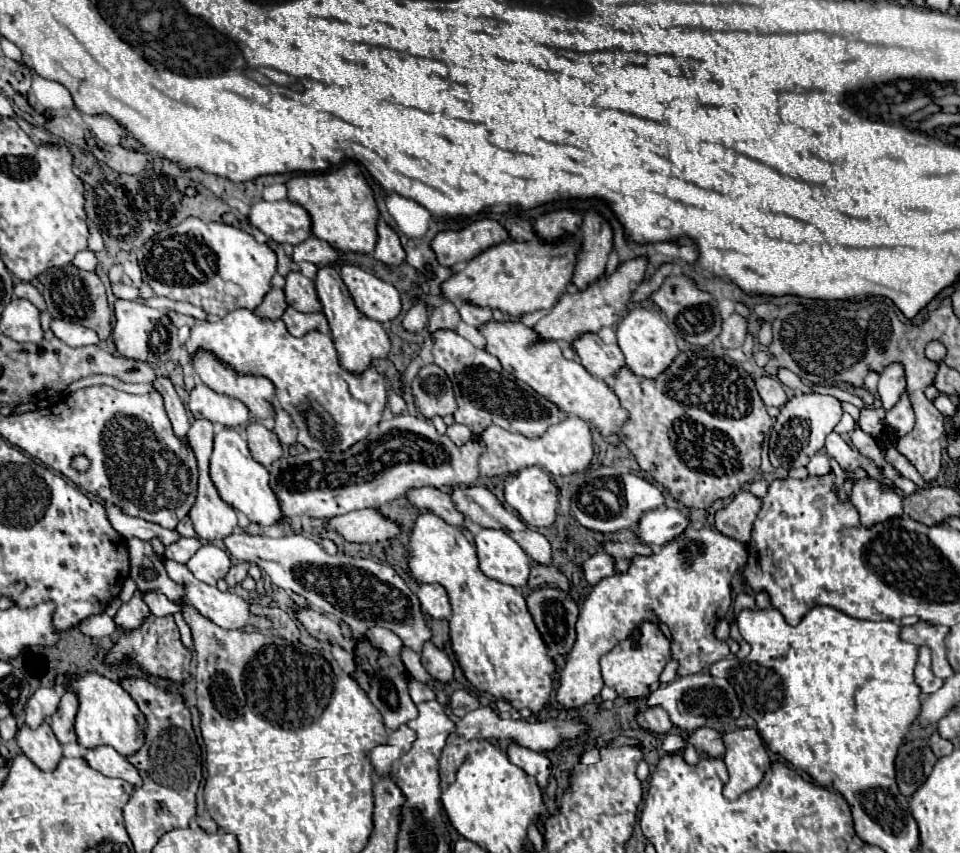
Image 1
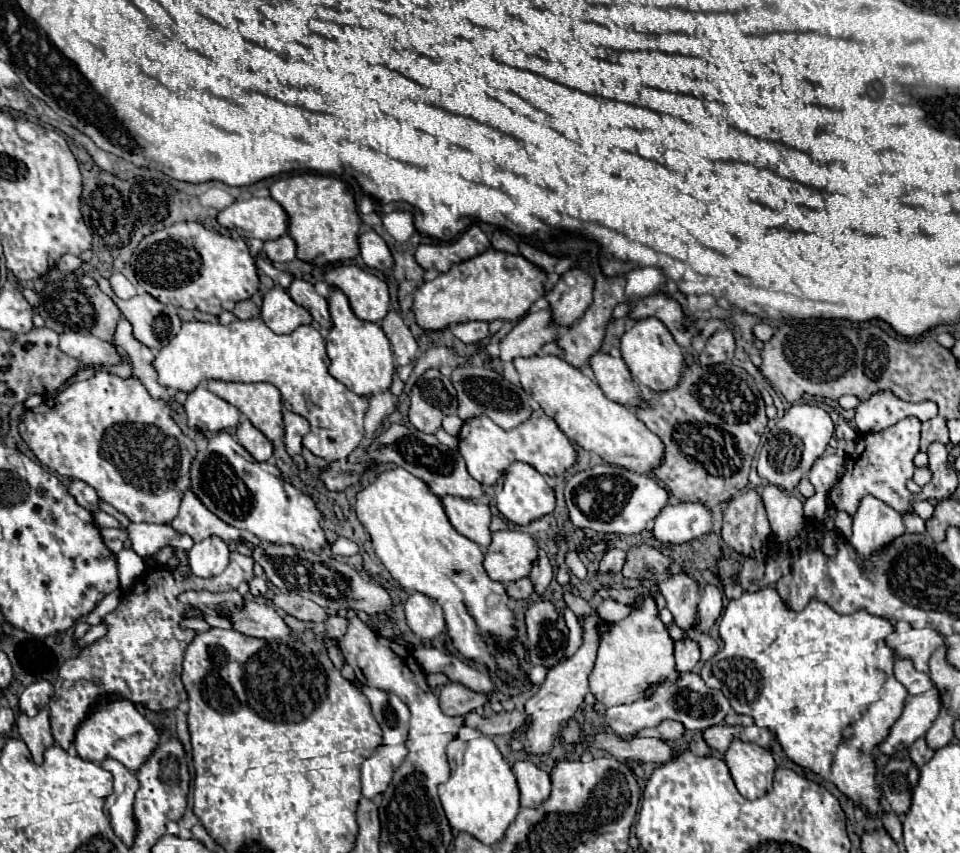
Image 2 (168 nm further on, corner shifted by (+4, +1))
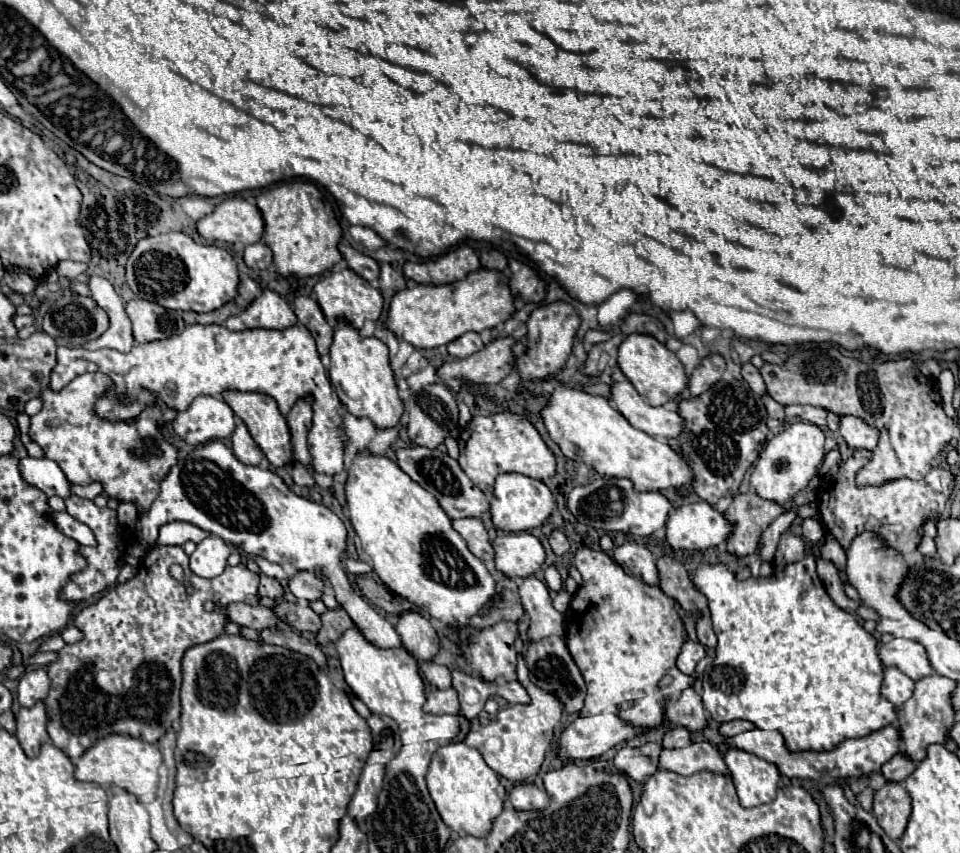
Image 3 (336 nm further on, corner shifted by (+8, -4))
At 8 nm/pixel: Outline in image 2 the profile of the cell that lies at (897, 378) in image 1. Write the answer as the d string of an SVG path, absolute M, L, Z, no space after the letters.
M878 392L872 398L860 402L854 408L856 426L862 434L874 434L878 430L886 430L902 418L916 416L920 420L928 420L938 414L938 407L932 401L919 404L908 404L896 398L892 392Z

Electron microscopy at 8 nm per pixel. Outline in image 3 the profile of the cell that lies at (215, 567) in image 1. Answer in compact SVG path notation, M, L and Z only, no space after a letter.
M206 537L196 545L196 551L190 555L190 569L198 577L218 577L224 571L230 553L232 549L220 537Z

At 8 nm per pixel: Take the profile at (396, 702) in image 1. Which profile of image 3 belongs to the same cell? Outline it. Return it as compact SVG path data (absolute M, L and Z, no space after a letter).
M372 713L368 717L368 725L372 729L374 739L374 749L368 757L368 763L388 763L400 749L398 723L392 717Z

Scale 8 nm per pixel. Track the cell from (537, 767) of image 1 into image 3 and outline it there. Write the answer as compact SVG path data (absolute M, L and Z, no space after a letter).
M516 783L508 795L514 809L520 811L532 811L532 809L544 809L550 803L550 797L544 789L536 787L534 783Z

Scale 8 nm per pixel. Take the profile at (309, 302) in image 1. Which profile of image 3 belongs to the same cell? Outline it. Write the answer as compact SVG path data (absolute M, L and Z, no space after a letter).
M296 297L292 303L292 309L298 317L298 321L310 329L310 333L316 339L318 345L318 353L326 355L330 345L332 345L332 325L328 323L328 319L324 317L322 309L318 307L318 303L312 297Z

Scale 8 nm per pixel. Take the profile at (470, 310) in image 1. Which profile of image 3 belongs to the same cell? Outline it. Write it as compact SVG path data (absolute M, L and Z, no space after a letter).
M464 333L458 339L454 339L452 343L448 343L448 353L456 359L464 359L476 351L480 351L484 347L484 341L480 337L480 333Z

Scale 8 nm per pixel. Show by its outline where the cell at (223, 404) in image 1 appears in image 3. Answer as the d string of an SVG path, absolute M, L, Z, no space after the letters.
M200 395L192 401L192 405L186 411L180 411L172 423L174 431L186 439L186 443L190 445L198 445L198 443L206 443L210 439L224 439L234 431L234 411L230 409L228 403L224 403L218 397L212 395Z

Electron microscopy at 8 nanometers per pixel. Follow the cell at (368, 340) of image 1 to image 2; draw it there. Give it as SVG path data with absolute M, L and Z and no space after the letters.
M330 288L328 306L332 314L332 330L328 332L326 338L328 356L332 360L330 374L358 396L372 398L374 394L386 392L394 378L394 356L392 356L390 340L386 338L384 330L374 322L362 322L350 310L346 296L338 288Z

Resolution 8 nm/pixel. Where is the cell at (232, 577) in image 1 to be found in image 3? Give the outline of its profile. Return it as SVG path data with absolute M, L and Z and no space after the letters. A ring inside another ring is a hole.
M152 547L150 563L142 563L138 573L114 589L108 591L98 603L90 605L92 619L86 623L86 609L82 609L74 617L74 625L84 633L84 639L74 645L66 645L58 655L56 663L48 665L48 677L52 681L50 693L44 699L46 715L48 715L48 735L52 743L64 751L68 757L78 759L94 739L110 733L124 733L140 737L142 741L156 743L172 725L176 717L180 717L180 661L188 647L196 643L212 641L222 633L224 623L228 621L218 611L204 611L206 601L214 601L216 605L226 605L232 601L258 603L258 575L252 573L244 563L238 567L226 567L222 575L214 579L196 577L188 569L188 555L182 547ZM170 565L182 565L186 579L194 585L194 593L186 595L182 583L178 583L170 575Z

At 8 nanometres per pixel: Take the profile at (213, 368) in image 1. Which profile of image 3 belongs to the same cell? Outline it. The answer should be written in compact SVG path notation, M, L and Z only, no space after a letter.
M224 391L222 399L232 407L232 411L246 423L252 439L260 445L264 455L274 467L282 467L292 459L292 445L290 445L290 431L286 419L282 417L276 401L264 393L244 393L244 391Z

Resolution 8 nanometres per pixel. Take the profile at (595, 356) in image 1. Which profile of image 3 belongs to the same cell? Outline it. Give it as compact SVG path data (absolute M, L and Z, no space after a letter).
M612 381L610 385L612 405L636 427L652 437L678 437L682 431L682 417L676 411L650 405L630 381Z

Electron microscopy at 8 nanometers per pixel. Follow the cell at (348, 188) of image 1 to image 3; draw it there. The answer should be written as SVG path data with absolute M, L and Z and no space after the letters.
M288 181L258 195L258 209L264 217L264 241L274 253L274 267L282 277L314 277L332 269L344 257L338 251L342 227L332 205L310 181Z

